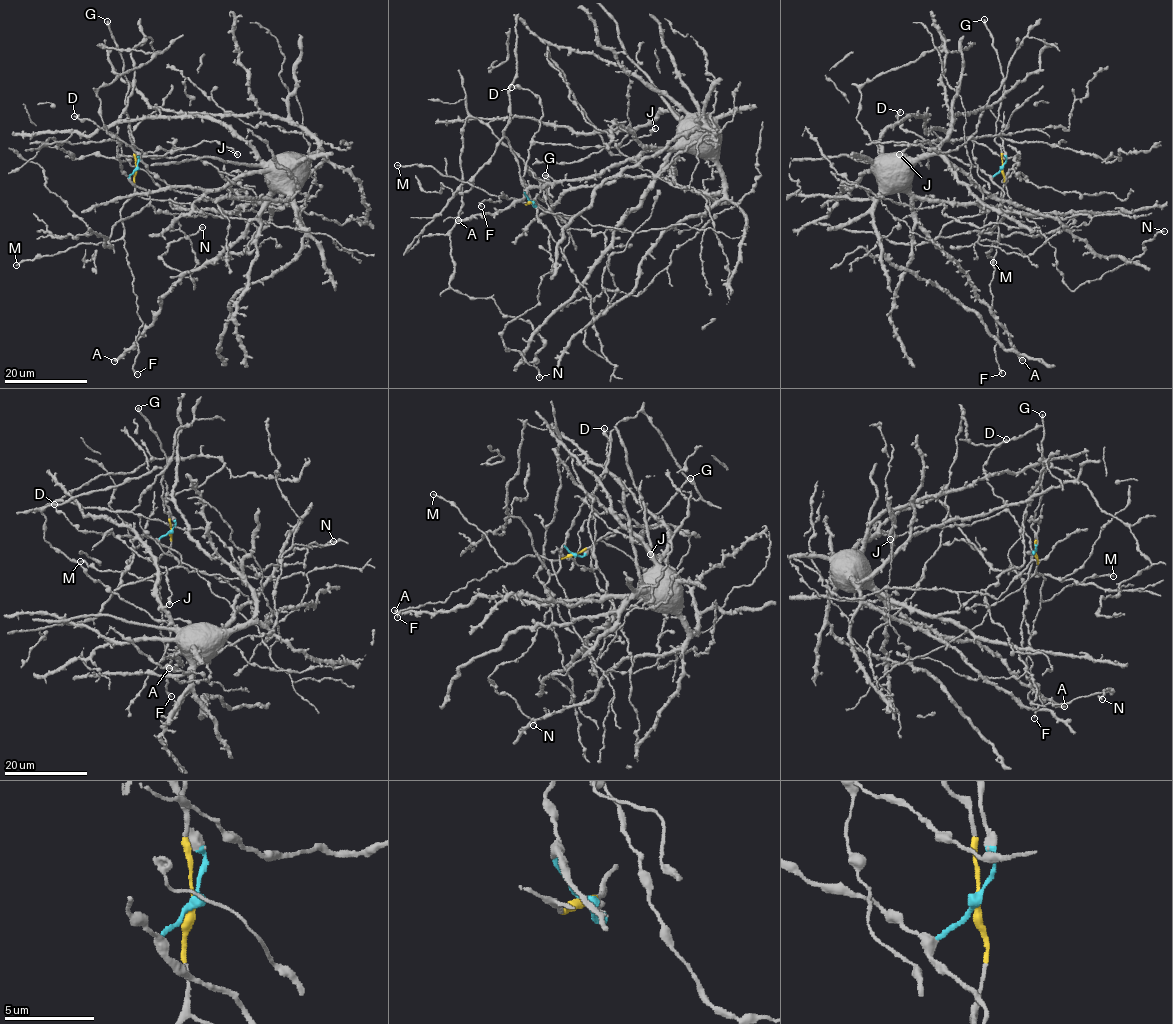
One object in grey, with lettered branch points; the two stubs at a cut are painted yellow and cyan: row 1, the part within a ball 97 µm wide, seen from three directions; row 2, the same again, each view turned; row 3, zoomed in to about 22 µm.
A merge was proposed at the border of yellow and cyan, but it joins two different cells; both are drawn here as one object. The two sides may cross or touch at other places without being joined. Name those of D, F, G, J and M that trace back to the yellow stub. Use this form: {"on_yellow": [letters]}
{"on_yellow": ["F", "G", "M"]}

